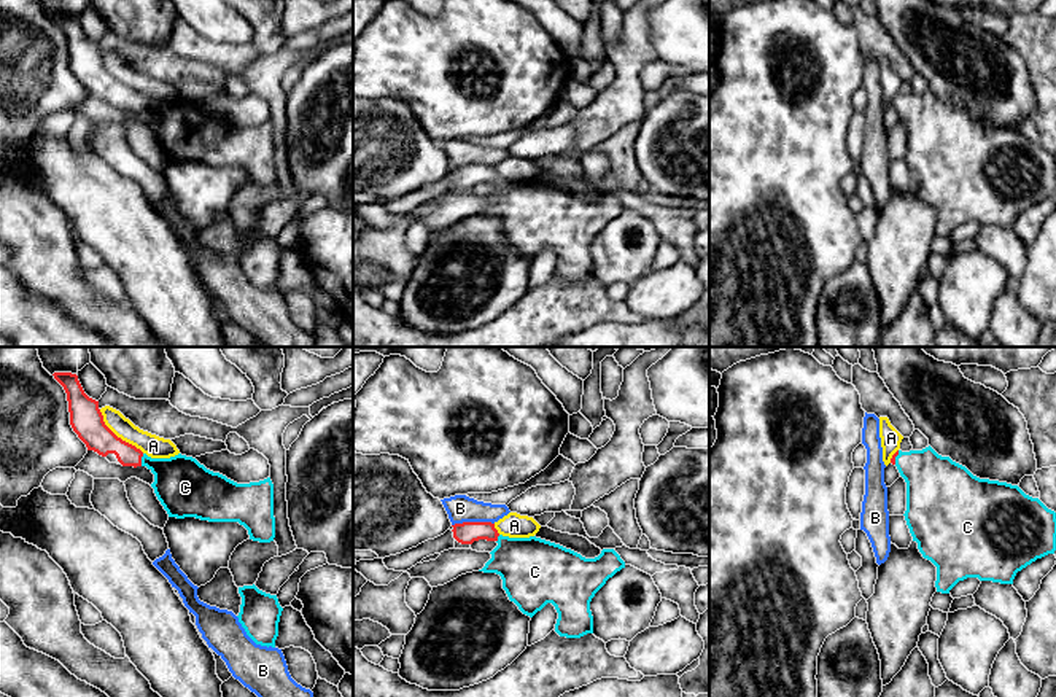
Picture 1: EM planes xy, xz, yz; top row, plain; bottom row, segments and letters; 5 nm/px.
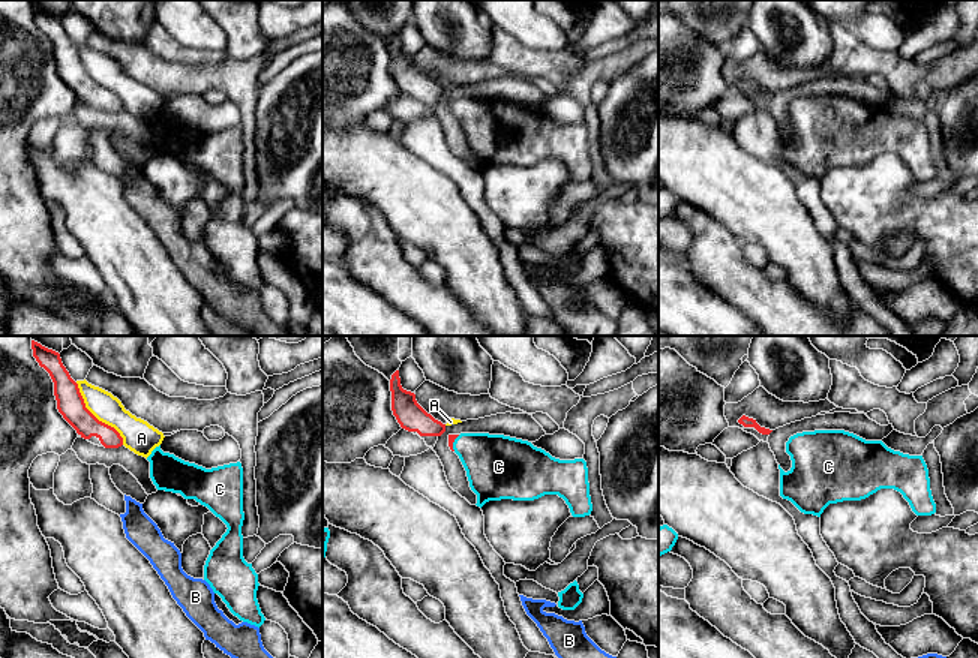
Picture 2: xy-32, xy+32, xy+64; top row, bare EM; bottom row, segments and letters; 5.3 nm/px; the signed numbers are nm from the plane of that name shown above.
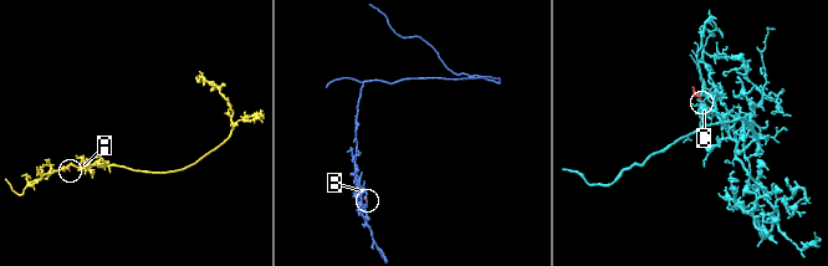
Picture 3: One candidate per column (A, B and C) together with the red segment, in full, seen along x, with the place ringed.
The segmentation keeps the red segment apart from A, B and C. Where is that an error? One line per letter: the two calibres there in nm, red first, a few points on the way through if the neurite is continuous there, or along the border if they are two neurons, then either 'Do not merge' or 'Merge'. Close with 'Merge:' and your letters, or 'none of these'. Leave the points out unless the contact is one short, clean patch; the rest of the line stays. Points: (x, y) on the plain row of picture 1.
A: Thickness 160 nm (red) against 110 nm. Do not merge
B: Thickness 110 nm (red) against 140 nm. Do not merge
C: Thickness 150 nm (red) against 280 nm. Path across: xy (97, 80), (140, 104), (166, 113), (182, 128). Merge
Merge: C

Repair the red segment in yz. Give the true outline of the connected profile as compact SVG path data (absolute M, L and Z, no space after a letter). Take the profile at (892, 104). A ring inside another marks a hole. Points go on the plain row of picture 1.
M930 89L897 94L891 107L907 126L905 164L924 202L937 210L937 236L949 234L967 221L1013 228L1018 215L1056 194L1056 156L1018 129L980 123Z

